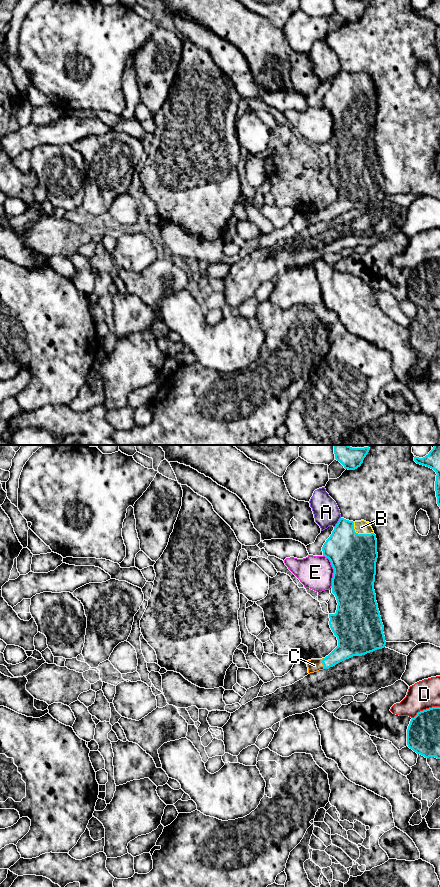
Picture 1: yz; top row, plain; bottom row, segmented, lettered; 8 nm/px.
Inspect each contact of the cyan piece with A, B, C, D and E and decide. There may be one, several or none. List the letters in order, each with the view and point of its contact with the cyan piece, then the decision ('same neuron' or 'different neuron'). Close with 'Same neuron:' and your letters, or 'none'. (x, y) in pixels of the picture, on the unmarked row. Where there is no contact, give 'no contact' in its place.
A: yz (338, 74) | different neuron
B: yz (360, 86) | same neuron
C: yz (322, 214) | same neuron
D: yz (426, 261) | different neuron
E: yz (334, 123) | different neuron
Same neuron: B, C

